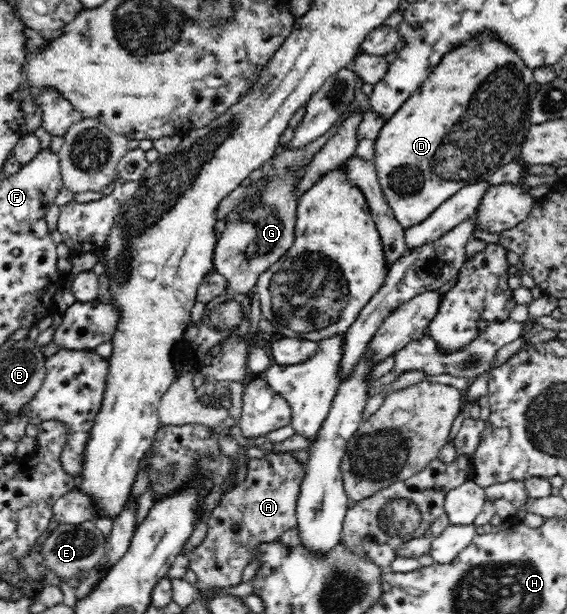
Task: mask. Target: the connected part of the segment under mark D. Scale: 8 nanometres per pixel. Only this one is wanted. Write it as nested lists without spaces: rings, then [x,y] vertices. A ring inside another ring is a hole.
[[[484,33],[476,35],[470,41],[462,43],[460,47],[454,47],[450,53],[442,57],[440,63],[433,69],[433,72],[420,84],[420,87],[400,106],[396,113],[393,113],[387,122],[382,126],[375,139],[373,164],[376,166],[380,186],[386,202],[390,205],[395,219],[408,229],[418,223],[422,223],[442,204],[453,197],[462,187],[474,185],[486,181],[502,165],[508,165],[514,161],[520,153],[520,145],[524,143],[528,127],[524,125],[526,113],[528,113],[528,85],[533,82],[530,68],[523,62],[523,59],[515,53],[509,45],[499,41],[495,33]]]

